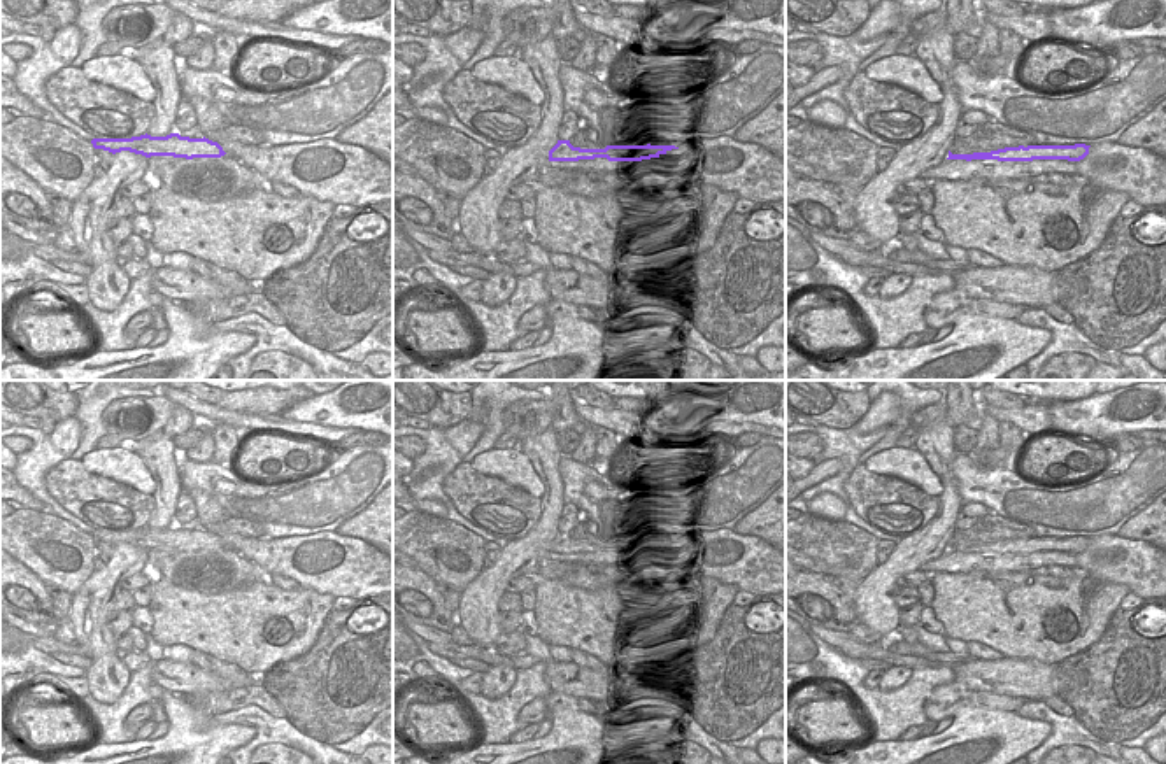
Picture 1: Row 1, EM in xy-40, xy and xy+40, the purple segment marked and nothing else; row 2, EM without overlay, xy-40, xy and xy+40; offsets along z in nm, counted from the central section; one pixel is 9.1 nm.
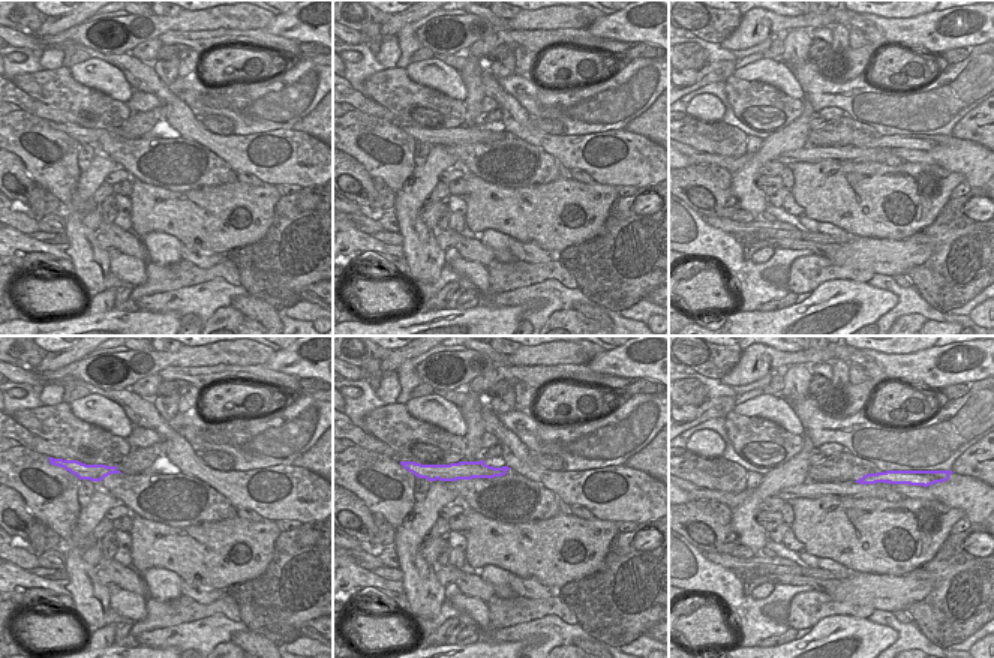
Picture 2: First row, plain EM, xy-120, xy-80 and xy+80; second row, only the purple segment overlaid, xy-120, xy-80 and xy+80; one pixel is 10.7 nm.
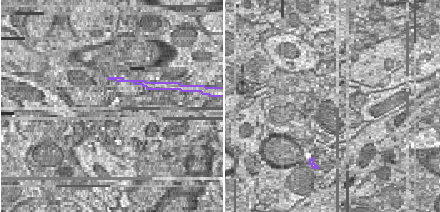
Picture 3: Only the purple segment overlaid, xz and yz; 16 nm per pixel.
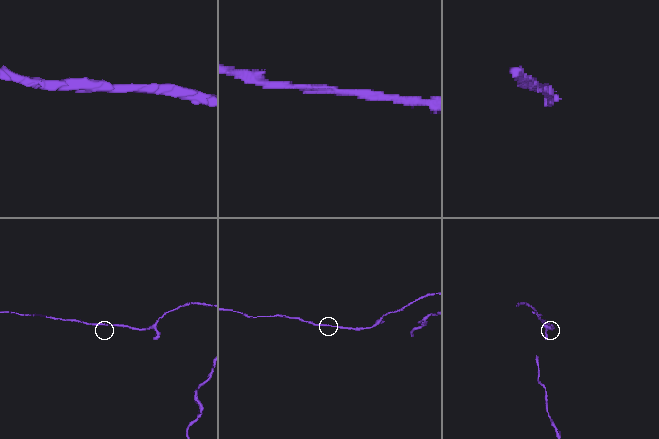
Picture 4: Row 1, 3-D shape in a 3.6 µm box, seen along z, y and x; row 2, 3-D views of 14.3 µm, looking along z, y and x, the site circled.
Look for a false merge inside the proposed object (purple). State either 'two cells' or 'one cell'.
one cell

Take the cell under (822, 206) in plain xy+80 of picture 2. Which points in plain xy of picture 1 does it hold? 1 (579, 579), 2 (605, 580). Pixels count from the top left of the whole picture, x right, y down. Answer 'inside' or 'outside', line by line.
1: outside
2: outside

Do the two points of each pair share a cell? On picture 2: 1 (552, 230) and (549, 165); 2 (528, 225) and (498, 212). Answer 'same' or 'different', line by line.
1: different
2: same

